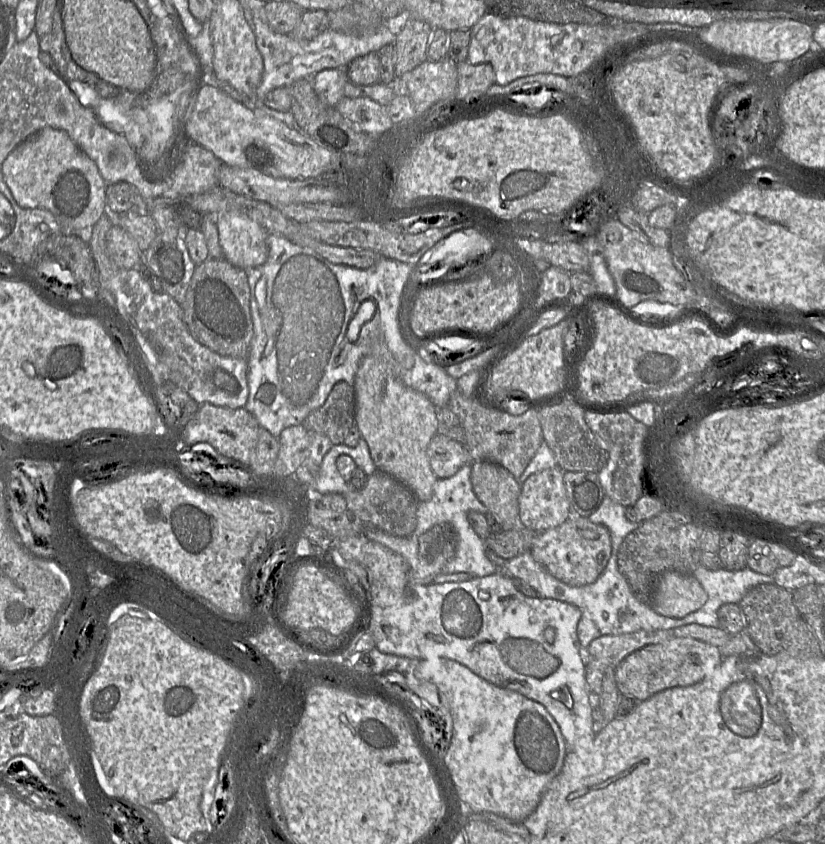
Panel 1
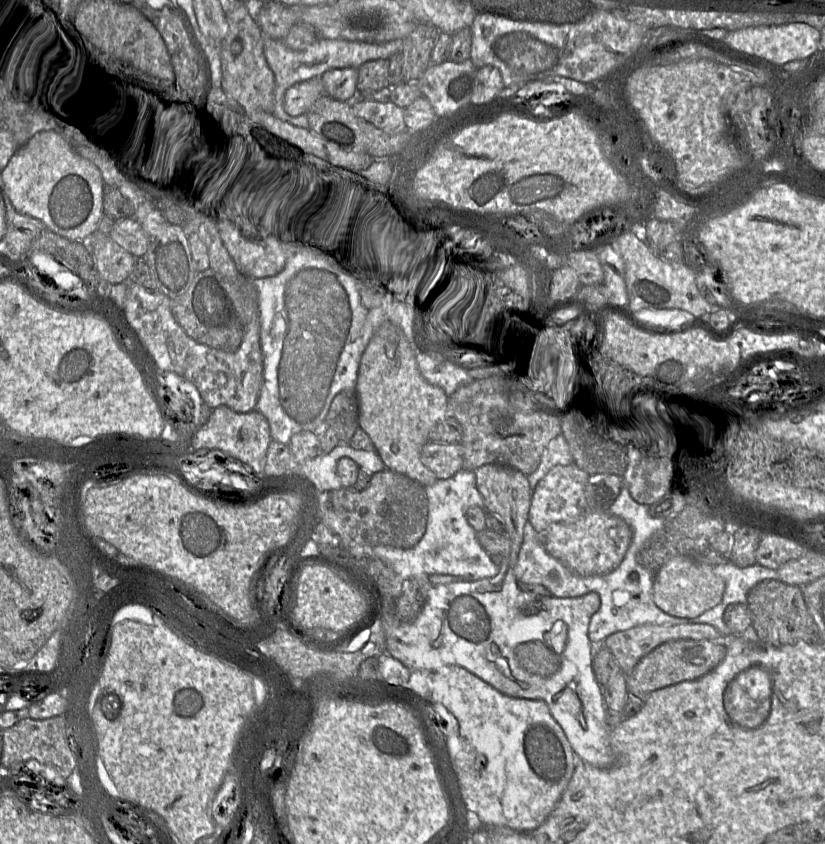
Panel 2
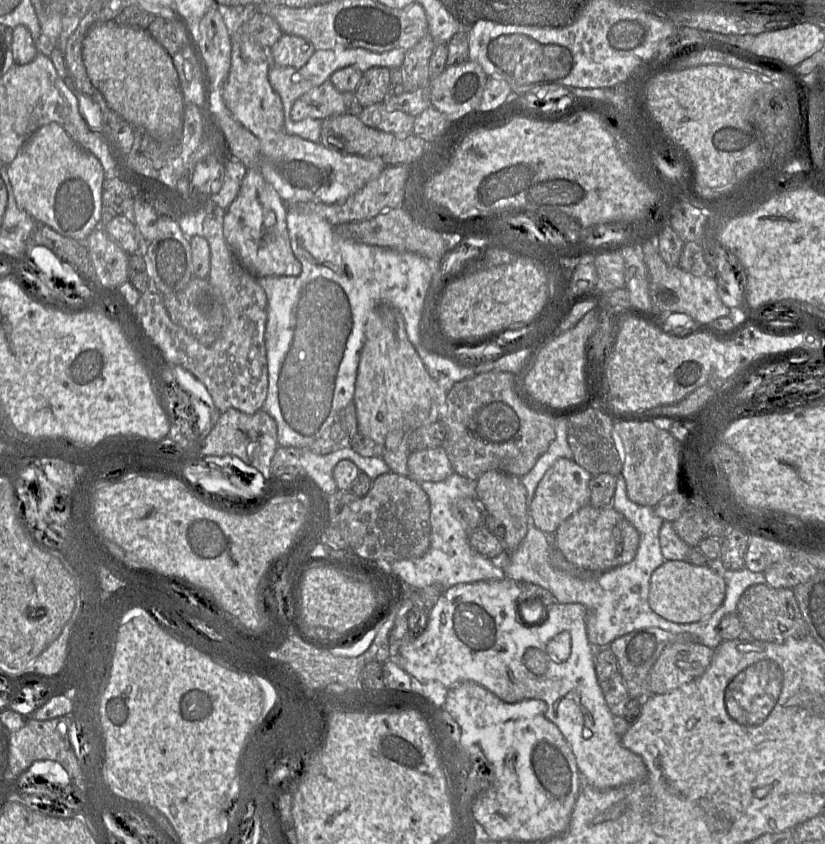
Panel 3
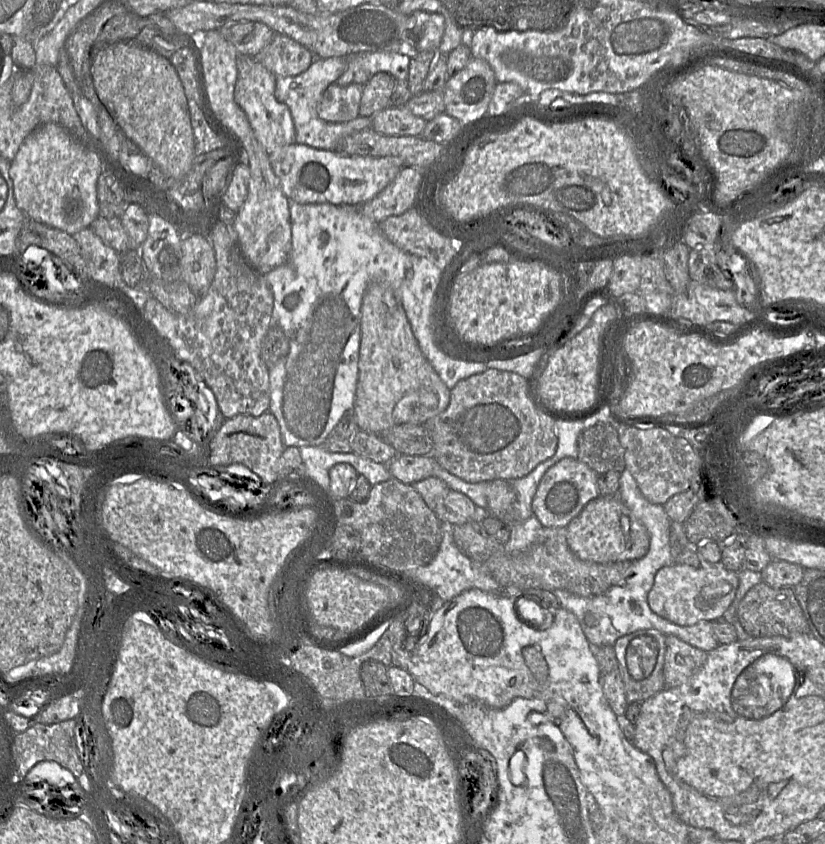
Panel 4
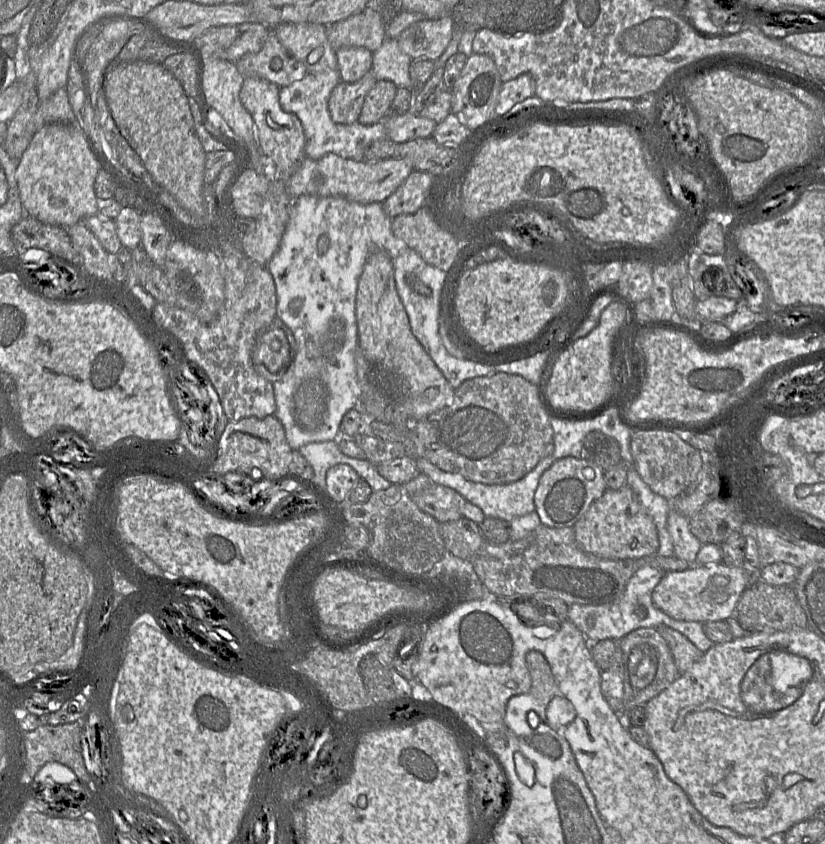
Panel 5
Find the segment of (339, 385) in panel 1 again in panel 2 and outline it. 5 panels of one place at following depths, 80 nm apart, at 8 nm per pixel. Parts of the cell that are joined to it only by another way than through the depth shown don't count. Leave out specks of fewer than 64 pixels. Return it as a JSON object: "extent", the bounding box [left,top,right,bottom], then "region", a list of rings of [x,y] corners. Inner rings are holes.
{"extent":[325,390,358,445],"region":[[[343,390],[333,398],[325,418],[338,436],[339,445],[348,445],[358,425],[358,402],[355,391]]]}

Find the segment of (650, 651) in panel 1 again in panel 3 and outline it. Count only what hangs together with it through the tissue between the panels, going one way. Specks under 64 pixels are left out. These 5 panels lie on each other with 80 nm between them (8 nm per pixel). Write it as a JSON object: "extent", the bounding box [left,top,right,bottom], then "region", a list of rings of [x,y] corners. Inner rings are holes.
{"extent":[649,642,713,694],"region":[[[699,642],[669,644],[649,672],[651,694],[667,693],[698,678],[709,667],[713,655],[713,649]]]}

